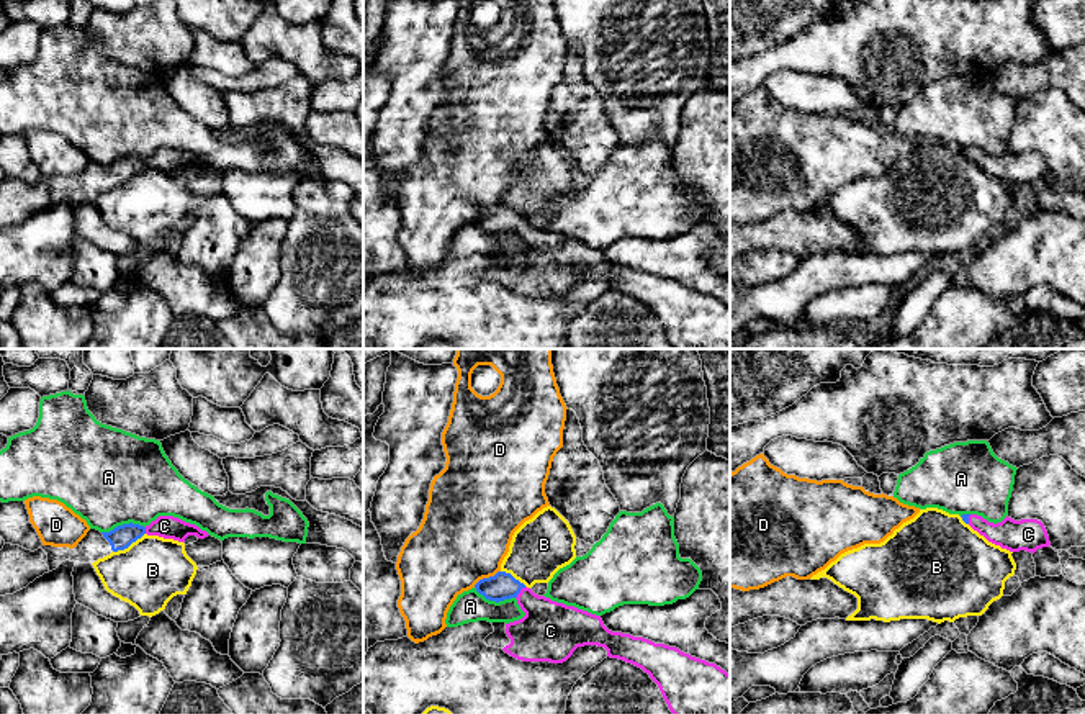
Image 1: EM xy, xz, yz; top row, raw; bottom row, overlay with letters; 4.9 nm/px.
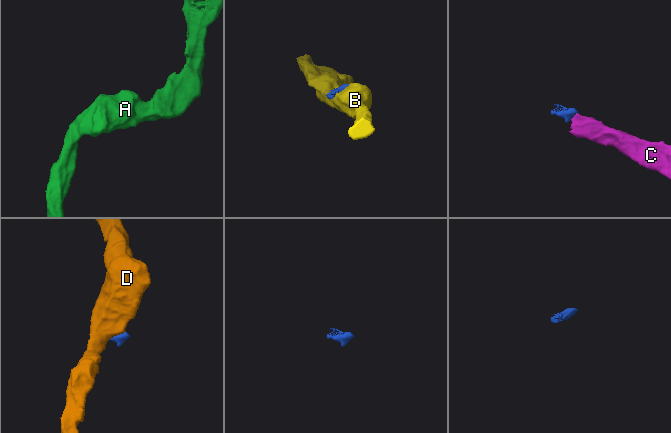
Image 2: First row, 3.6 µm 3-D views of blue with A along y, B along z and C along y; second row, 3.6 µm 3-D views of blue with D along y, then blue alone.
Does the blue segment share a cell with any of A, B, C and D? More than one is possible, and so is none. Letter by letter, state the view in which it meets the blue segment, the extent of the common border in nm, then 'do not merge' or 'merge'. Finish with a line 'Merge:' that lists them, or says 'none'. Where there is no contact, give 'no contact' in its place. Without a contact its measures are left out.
A: xy | 220 nm | do not merge
B: xy | 190 nm | do not merge
C: xz | 80 nm | merge
D: xz | 160 nm | do not merge
Merge: C

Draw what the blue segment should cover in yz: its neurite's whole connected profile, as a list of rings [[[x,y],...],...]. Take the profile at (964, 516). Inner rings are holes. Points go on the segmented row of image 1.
[[[962,514],[961,517],[988,542],[1010,552],[1034,554],[1038,549],[1051,545],[1047,531],[1038,519],[1015,521],[1006,516],[1002,522],[993,524],[977,514]]]

